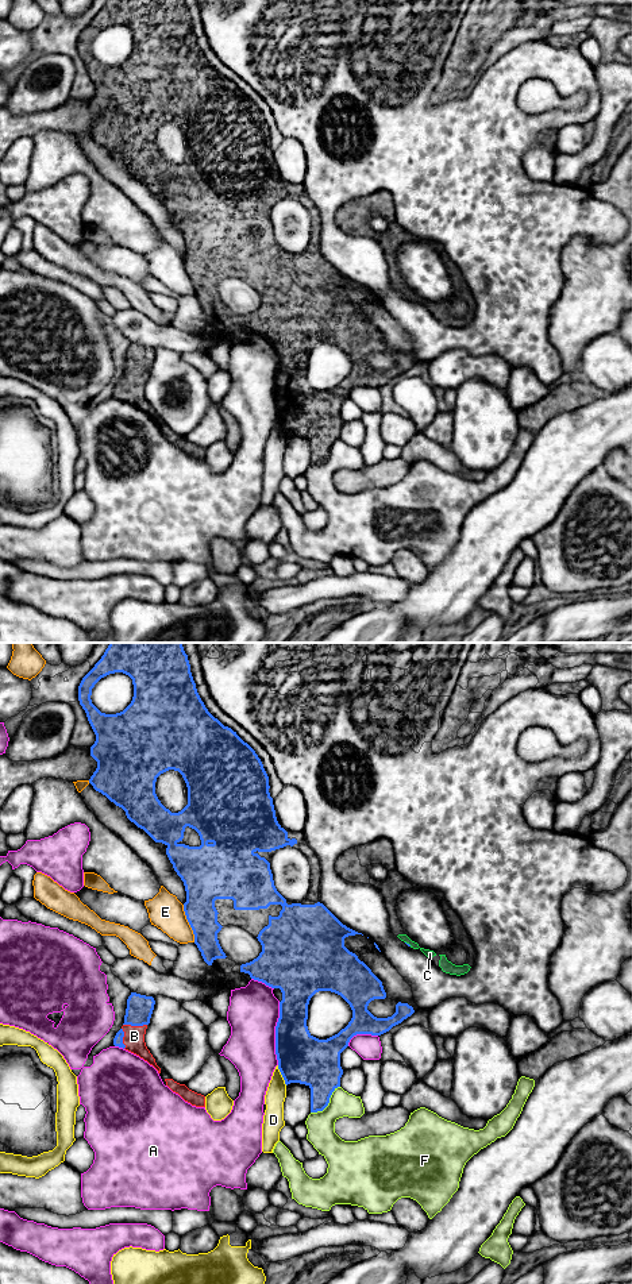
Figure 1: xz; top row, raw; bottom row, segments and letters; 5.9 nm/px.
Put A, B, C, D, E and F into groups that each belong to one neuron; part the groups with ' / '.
A / B C / D / E / F

